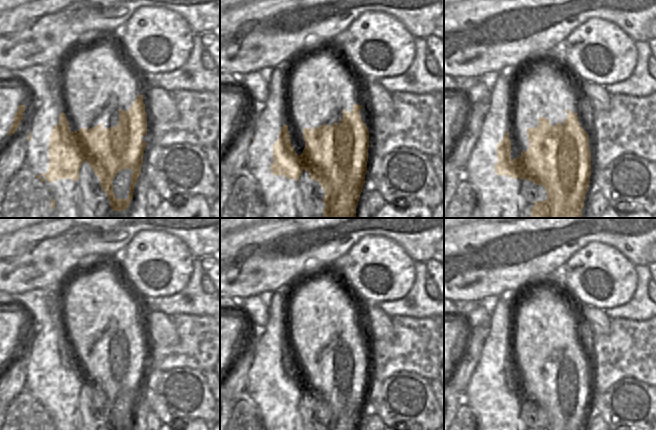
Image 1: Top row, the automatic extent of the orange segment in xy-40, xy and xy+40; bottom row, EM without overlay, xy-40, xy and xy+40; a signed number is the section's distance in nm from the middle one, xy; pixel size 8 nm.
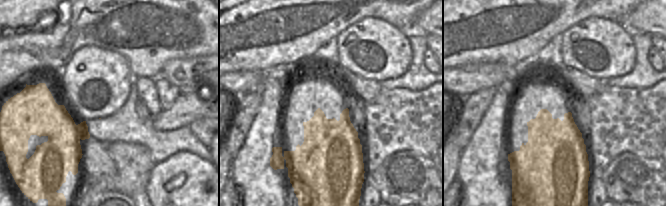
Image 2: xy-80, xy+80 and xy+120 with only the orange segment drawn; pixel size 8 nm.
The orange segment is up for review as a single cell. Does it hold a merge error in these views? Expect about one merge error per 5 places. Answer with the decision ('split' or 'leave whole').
leave whole

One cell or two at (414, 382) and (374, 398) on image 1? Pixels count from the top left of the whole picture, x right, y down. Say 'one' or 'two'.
one

